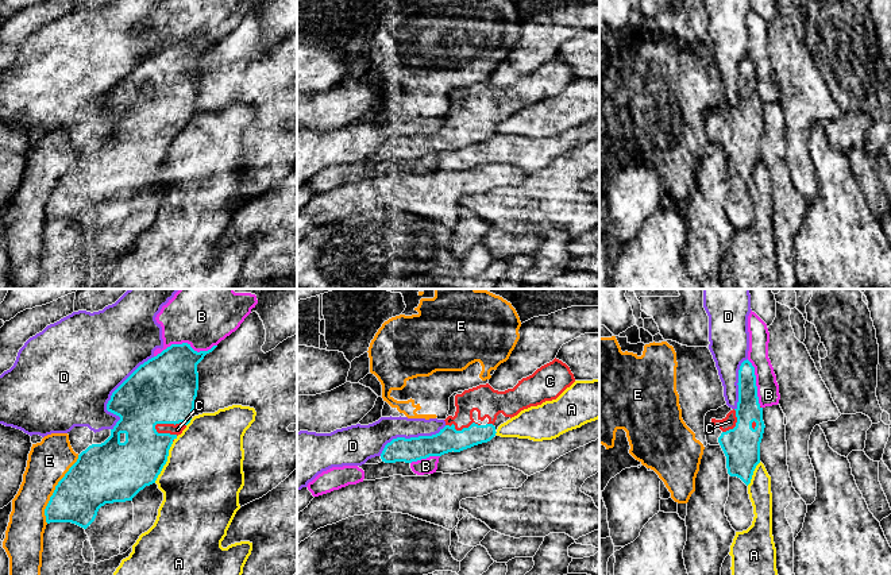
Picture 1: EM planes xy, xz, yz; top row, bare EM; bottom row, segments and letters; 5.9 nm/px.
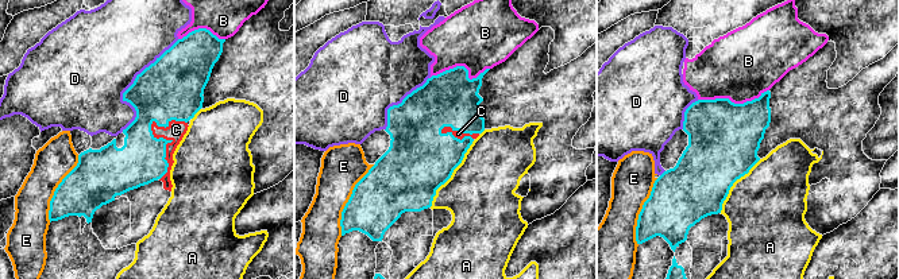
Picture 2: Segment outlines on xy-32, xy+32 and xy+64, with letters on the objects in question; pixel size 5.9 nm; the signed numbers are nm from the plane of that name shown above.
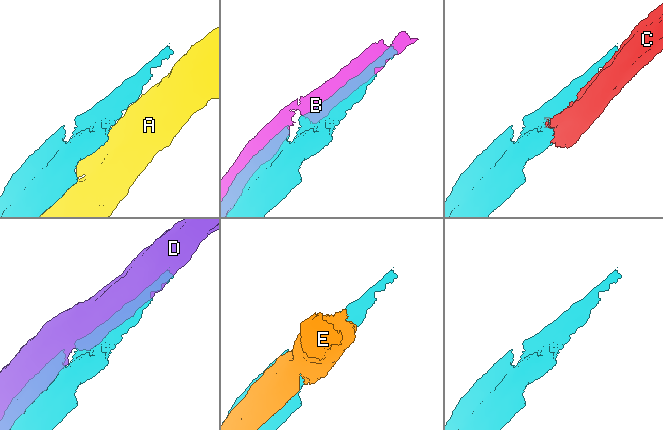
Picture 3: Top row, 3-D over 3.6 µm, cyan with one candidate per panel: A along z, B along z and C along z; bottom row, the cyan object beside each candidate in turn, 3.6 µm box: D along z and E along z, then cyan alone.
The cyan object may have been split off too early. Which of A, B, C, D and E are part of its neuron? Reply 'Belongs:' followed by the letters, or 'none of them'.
Belongs: C

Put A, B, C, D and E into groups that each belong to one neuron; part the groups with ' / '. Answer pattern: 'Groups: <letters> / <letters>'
Groups: A / B E / C / D

